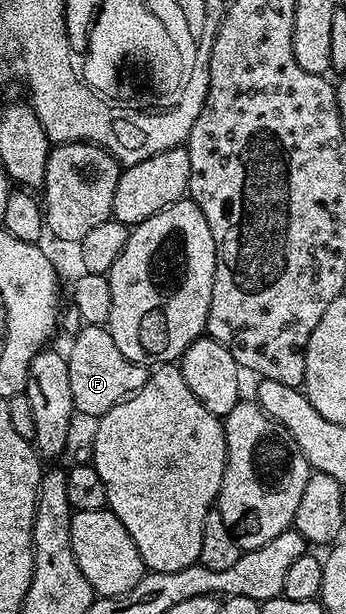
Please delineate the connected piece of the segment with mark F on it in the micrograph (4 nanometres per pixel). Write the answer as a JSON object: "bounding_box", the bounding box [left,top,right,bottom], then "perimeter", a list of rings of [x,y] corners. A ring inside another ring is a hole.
{"bounding_box":[66,325,150,419],"perimeter":[[[83,325],[71,339],[72,347],[66,350],[69,366],[70,389],[75,413],[99,419],[100,415],[110,412],[131,394],[137,394],[148,382],[150,373],[147,365],[130,360],[118,352],[114,336],[103,325]]]}

